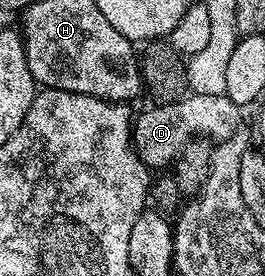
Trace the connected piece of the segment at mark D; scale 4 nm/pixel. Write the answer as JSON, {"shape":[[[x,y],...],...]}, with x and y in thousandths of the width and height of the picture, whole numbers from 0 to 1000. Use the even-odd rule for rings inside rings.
{"shape":[[[702,344],[683,366],[615,388],[570,388],[532,424],[509,428],[498,457],[498,522],[543,594],[577,616],[615,598],[645,601],[702,518],[747,496],[781,496],[826,518],[913,467],[909,384],[845,344]]]}

